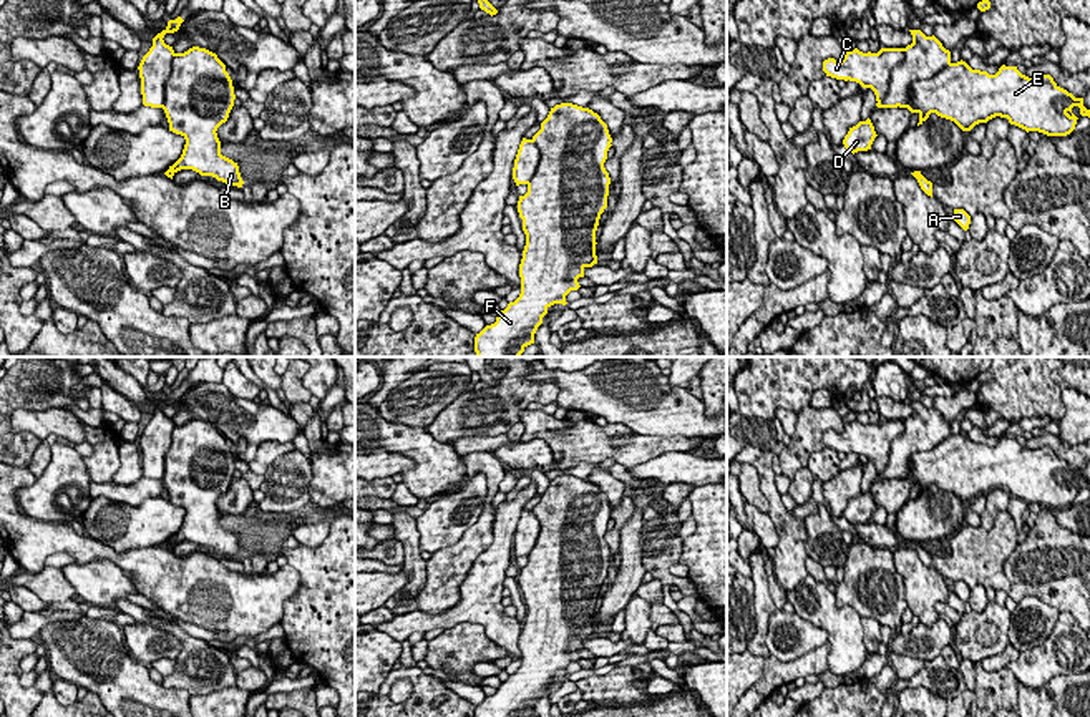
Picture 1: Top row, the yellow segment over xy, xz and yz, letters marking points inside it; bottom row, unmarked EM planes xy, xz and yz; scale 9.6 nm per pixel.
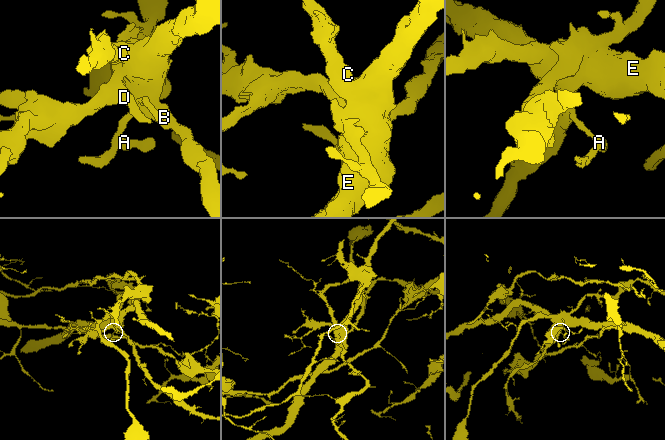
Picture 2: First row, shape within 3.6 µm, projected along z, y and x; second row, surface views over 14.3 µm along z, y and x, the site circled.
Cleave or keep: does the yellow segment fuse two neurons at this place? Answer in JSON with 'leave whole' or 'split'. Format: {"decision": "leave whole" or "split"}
{"decision": "split"}

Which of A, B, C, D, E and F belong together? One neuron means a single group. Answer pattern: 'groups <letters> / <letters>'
groups A B C E F / D

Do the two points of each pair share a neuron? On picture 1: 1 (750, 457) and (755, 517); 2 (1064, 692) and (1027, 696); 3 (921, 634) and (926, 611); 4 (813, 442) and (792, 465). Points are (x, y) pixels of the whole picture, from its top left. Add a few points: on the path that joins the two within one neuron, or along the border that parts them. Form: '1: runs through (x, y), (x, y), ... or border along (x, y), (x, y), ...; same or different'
1: border along (767, 513), (777, 533), (775, 546); different
2: runs through (1055, 696), (1036, 696); same
3: border along (938, 618), (931, 624), (919, 623); different
4: runs through (807, 447), (798, 460); same

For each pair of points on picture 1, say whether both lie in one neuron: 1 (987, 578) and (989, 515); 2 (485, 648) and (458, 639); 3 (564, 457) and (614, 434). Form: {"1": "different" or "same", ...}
{"1": "different", "2": "same", "3": "same"}

